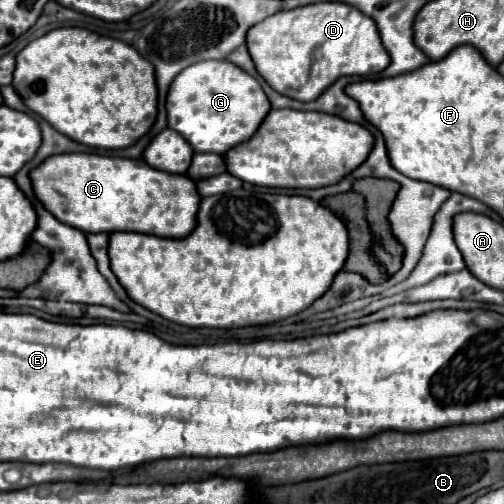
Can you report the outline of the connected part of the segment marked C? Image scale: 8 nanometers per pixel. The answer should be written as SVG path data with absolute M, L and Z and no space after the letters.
M63 153L51 155L29 173L35 197L47 207L61 223L81 229L83 233L113 233L135 231L157 237L179 239L195 229L195 209L199 207L199 193L195 193L195 181L187 175L173 175L149 167L143 159L121 159L95 153Z

